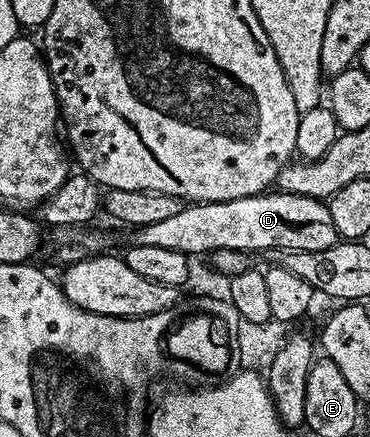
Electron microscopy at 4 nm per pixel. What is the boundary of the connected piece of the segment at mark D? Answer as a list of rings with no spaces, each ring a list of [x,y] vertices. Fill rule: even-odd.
[[[270,190],[261,196],[232,198],[228,202],[190,202],[182,207],[180,214],[152,222],[152,226],[135,228],[129,234],[130,244],[180,250],[180,254],[187,258],[220,250],[240,250],[251,254],[266,252],[269,248],[281,254],[328,250],[328,246],[340,240],[336,226],[332,226],[330,209],[321,199],[281,190]]]

